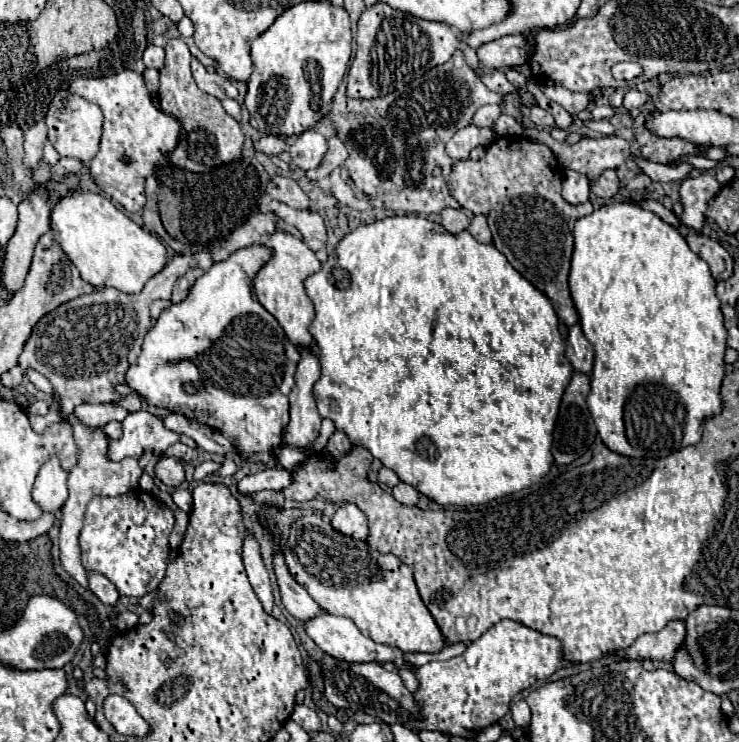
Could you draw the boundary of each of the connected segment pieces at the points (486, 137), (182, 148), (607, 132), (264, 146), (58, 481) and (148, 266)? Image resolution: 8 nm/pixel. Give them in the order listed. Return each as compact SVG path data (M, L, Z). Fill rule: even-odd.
M475 125L463 127L447 141L447 155L451 159L467 159L471 149L475 149L477 145L491 145L493 139L495 137L491 129L481 129Z
M183 39L167 41L167 45L165 45L165 65L159 71L159 75L161 75L161 81L159 81L159 105L161 105L163 113L175 117L181 123L181 135L179 135L177 149L171 153L171 163L177 165L177 167L183 167L187 171L193 171L193 173L207 173L207 171L223 165L223 163L229 163L229 161L241 157L243 131L241 131L239 123L223 109L223 105L221 105L221 101L217 97L203 93L195 85L195 81L191 77L191 67L189 67L191 58L192 55L189 53L187 45L183 43Z
M607 119L600 121L587 120L583 122L588 128L602 133L605 136L610 136L615 133L615 127Z
M261 137L253 143L255 151L259 153L265 153L265 155L279 155L287 149L287 143L289 139L275 139L275 137Z
M49 459L37 473L35 485L33 485L33 501L41 507L41 511L45 513L57 513L63 503L67 501L67 473L59 467L57 459Z
M77 189L69 191L51 211L55 243L79 269L81 279L95 287L115 287L125 293L139 293L143 285L167 263L167 249L159 237L143 231L107 197Z

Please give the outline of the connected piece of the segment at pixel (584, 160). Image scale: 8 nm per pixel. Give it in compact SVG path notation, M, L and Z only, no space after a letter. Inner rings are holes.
M525 127L523 135L531 141L547 145L563 167L585 173L587 177L597 177L605 169L617 169L629 157L629 143L623 143L619 137L583 137L579 143L569 145L567 141L555 141L545 129L539 131Z

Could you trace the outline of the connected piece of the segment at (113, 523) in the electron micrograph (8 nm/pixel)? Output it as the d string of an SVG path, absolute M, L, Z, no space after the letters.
M133 491L121 497L93 497L87 505L79 535L81 565L87 573L105 575L117 587L119 595L143 597L155 591L165 577L173 523L175 517L171 509L143 491Z

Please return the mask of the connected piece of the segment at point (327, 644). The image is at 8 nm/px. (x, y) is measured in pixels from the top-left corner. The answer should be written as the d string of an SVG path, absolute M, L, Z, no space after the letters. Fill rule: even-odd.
M321 613L321 615L315 615L315 617L307 619L307 621L303 621L303 629L315 641L315 645L323 653L327 653L331 657L337 657L337 659L343 659L343 661L351 661L351 663L363 663L363 661L379 661L379 663L385 663L385 661L395 661L395 667L405 665L405 661L401 659L403 651L367 639L349 617Z

